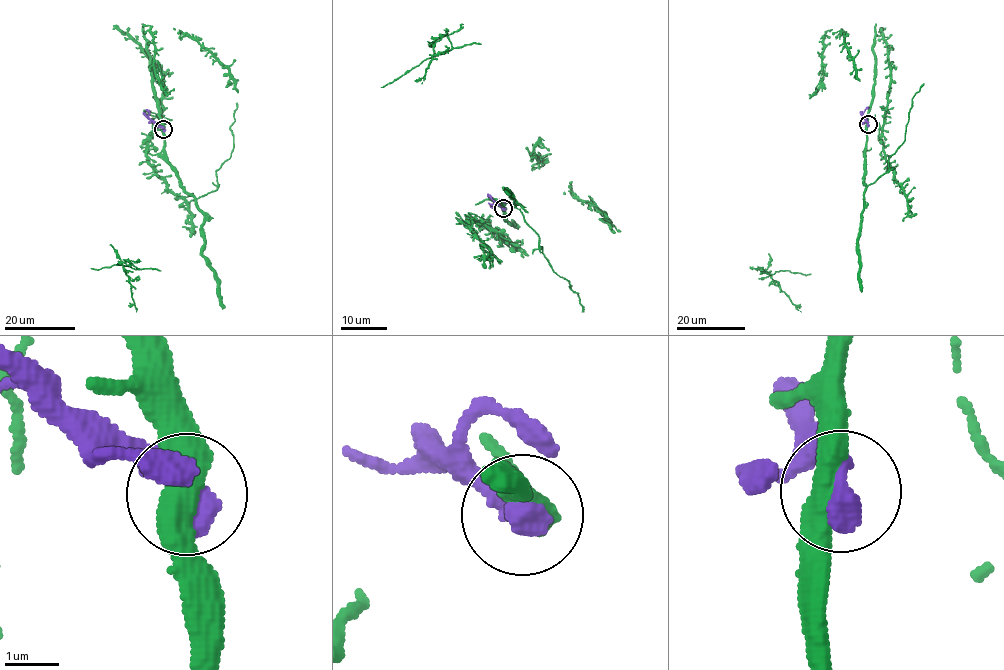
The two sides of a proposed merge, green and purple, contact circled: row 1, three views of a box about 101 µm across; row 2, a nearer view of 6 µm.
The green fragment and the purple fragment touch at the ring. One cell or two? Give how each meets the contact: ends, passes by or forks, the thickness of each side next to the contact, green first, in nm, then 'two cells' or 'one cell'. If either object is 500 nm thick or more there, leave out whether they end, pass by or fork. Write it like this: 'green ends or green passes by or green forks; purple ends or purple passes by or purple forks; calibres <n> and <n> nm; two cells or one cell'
calibres 480 and 550 nm; two cells

